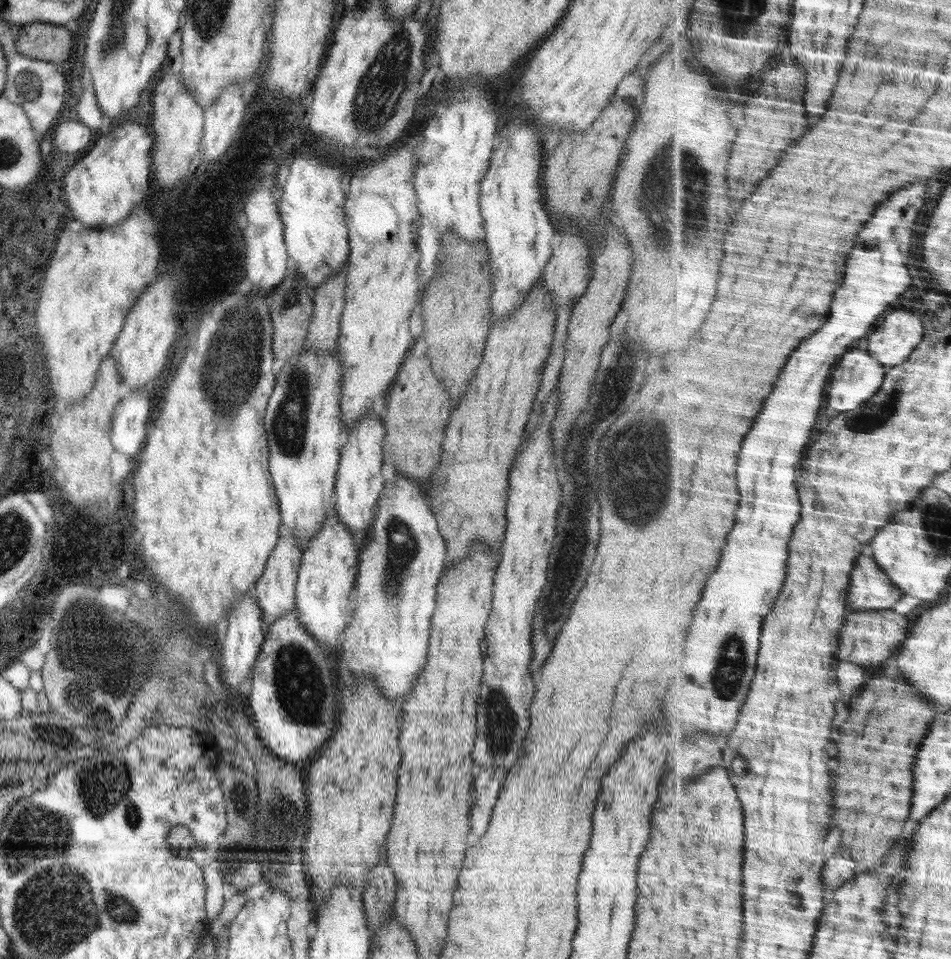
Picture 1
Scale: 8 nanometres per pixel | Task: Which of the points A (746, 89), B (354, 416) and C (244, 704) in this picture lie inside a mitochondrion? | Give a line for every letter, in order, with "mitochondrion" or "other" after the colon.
A: other
B: other
C: other

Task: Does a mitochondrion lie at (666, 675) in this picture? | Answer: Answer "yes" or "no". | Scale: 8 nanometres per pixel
no

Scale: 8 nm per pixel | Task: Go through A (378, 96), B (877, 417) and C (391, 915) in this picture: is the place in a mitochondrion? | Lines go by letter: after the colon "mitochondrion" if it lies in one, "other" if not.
A: mitochondrion
B: mitochondrion
C: other

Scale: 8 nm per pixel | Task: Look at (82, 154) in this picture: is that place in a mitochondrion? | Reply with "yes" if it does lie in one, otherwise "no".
no

